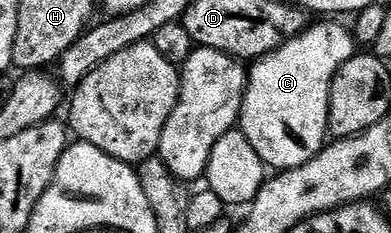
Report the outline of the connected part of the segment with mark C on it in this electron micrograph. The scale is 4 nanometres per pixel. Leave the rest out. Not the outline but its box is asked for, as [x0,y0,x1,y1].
[241,23,357,169]

